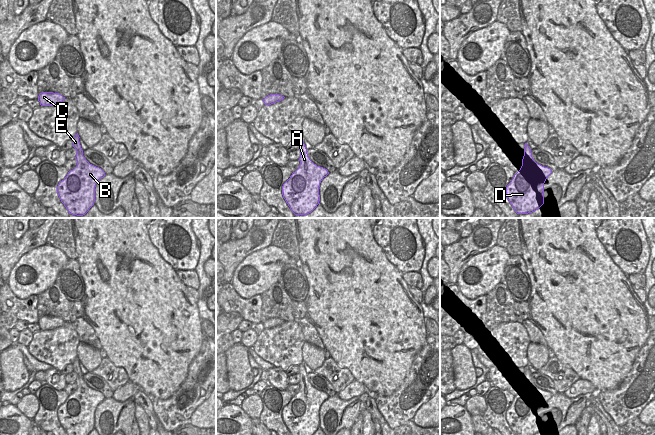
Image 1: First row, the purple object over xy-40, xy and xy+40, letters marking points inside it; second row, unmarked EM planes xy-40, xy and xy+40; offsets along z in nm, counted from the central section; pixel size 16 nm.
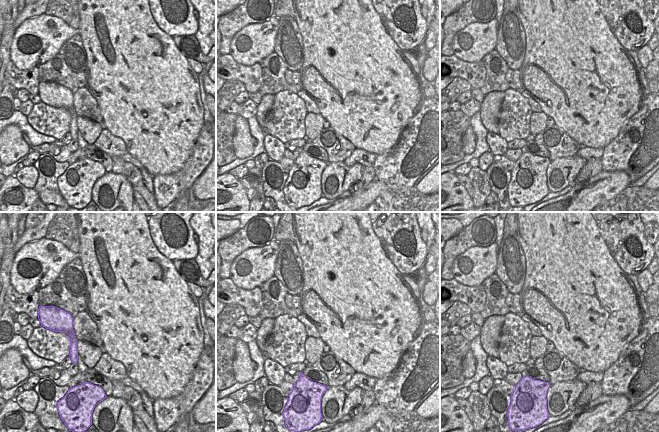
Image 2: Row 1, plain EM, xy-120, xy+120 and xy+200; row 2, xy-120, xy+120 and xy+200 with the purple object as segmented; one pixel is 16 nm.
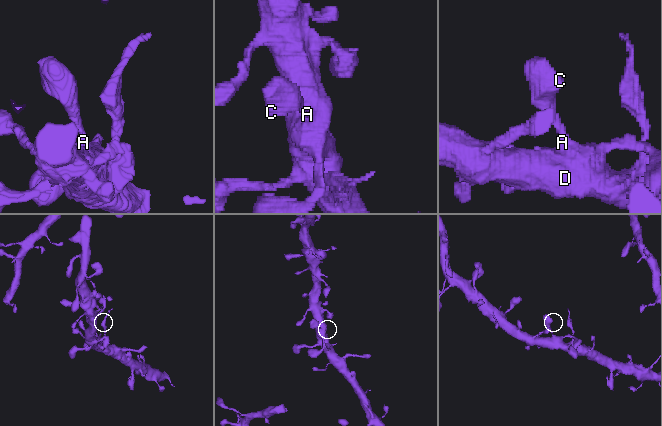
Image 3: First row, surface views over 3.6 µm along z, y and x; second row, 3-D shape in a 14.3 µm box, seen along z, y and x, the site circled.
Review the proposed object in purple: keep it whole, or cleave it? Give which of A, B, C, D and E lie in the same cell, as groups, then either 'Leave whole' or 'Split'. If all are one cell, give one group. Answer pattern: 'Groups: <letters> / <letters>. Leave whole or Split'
Groups: A B C D E. Leave whole.

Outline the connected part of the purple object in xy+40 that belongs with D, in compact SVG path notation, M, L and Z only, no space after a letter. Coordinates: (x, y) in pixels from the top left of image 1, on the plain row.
M525 367L520 394L506 411L506 421L515 435L536 435L544 428L544 407L552 394L536 387Z

